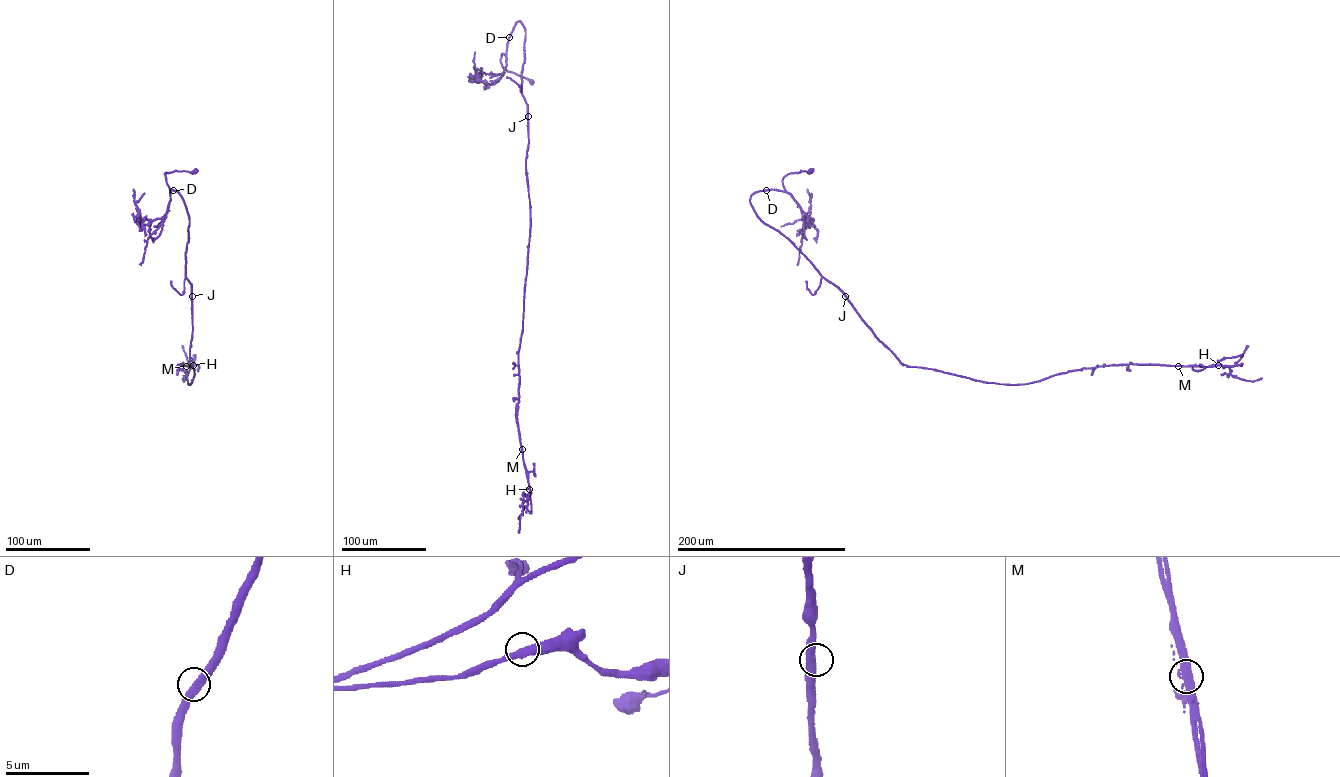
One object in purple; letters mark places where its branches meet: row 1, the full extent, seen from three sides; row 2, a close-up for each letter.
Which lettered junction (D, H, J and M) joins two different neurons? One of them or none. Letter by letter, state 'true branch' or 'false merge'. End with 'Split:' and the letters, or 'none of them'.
D: true branch
H: true branch
J: true branch
M: false merge
Split: M

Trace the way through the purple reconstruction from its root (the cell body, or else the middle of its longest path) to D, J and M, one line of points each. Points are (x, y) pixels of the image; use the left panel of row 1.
D: (195, 172), (164, 173), (169, 191), (173, 190)
J: (195, 172), (164, 173), (170, 191), (171, 189), (179, 193), (189, 220), (185, 277), (191, 284), (192, 296)
M: (195, 172), (164, 173), (189, 220), (189, 384), (186, 366)

